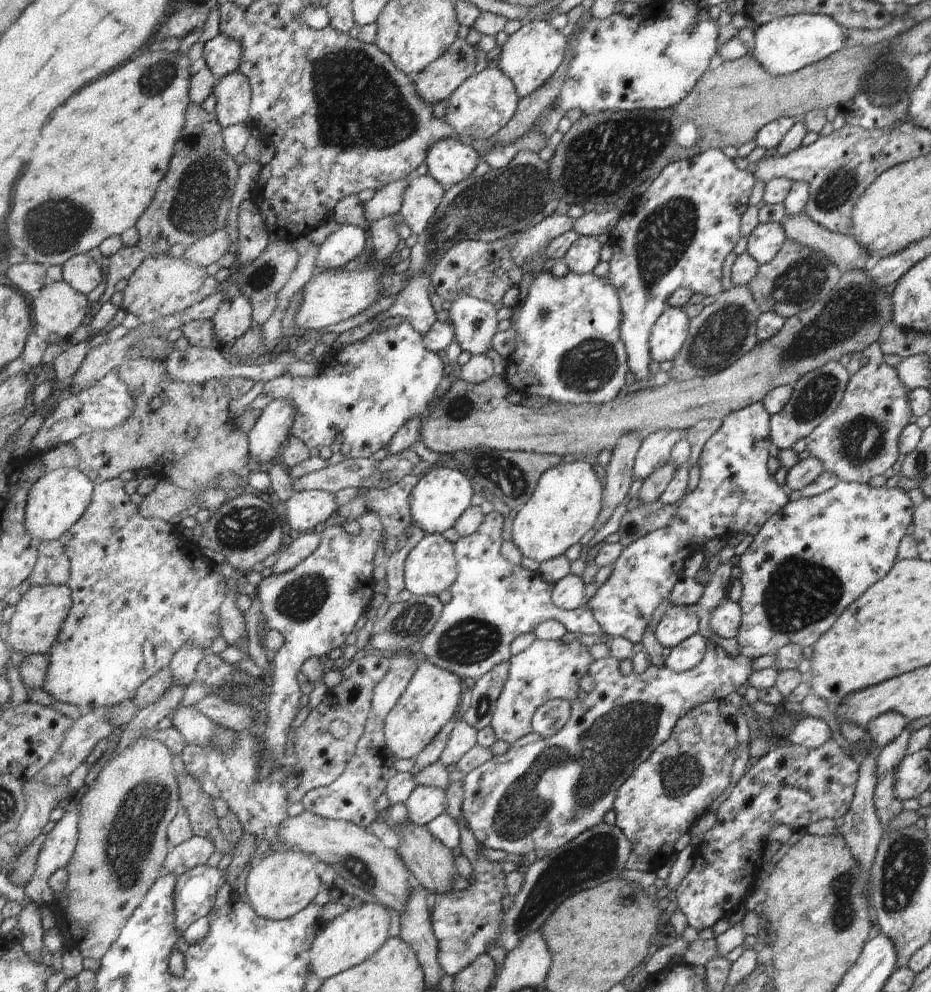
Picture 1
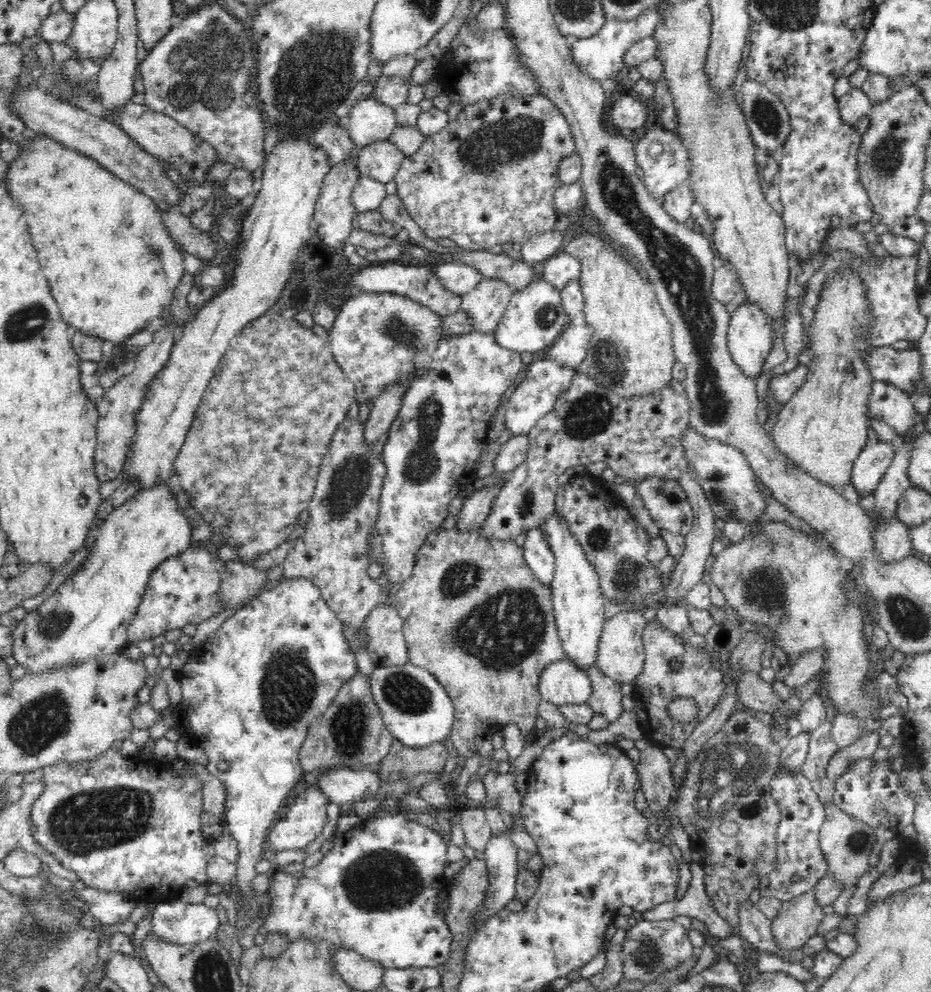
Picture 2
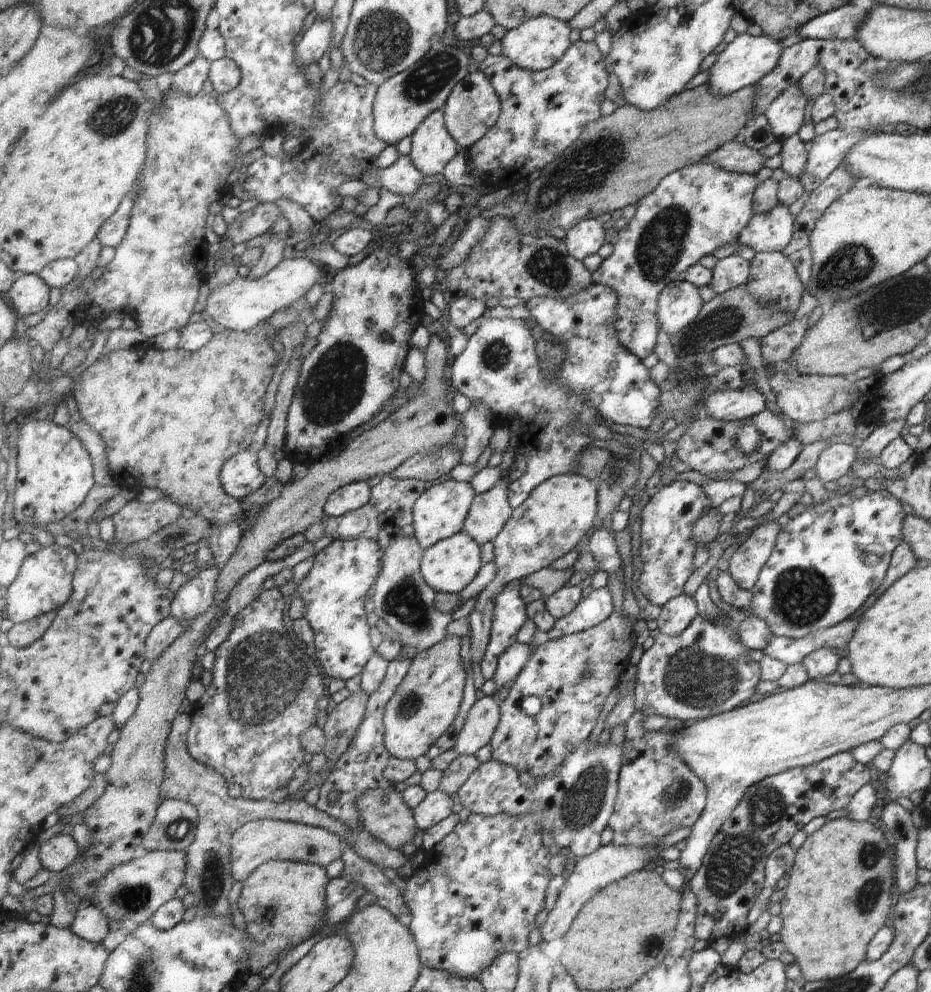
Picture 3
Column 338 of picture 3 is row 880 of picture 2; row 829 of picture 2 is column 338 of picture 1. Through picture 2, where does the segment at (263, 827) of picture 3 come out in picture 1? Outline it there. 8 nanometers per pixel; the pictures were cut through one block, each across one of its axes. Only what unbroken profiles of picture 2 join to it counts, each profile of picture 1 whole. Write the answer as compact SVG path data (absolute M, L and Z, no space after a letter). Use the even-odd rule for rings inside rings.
M304 811L296 817L289 817L279 826L279 842L272 845L273 853L294 850L315 856L321 863L325 863L335 872L363 890L373 894L379 903L403 913L405 904L413 894L414 877L407 868L397 849L391 849L381 842L380 838L367 832L358 824L331 820Z

